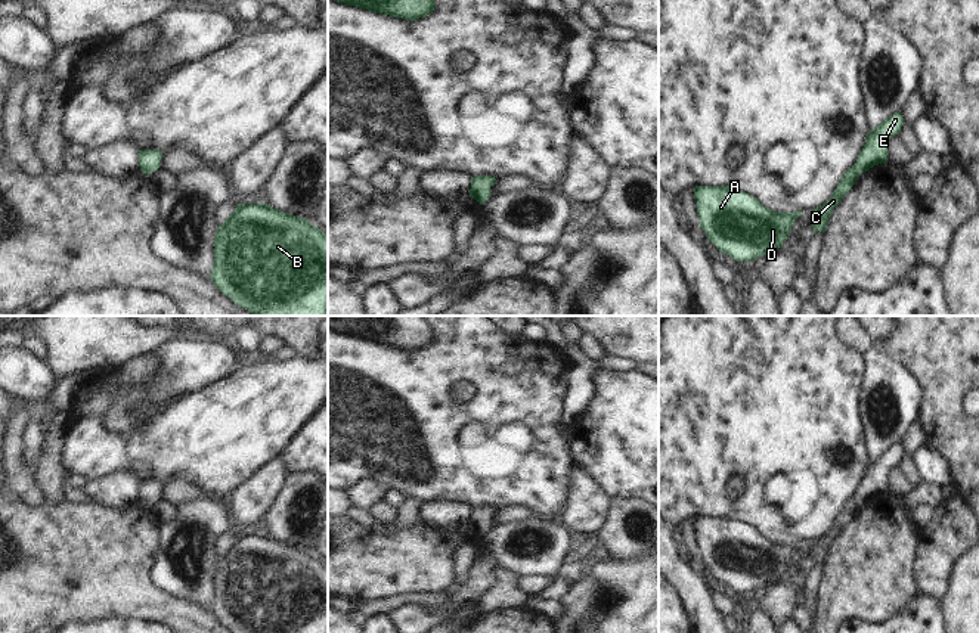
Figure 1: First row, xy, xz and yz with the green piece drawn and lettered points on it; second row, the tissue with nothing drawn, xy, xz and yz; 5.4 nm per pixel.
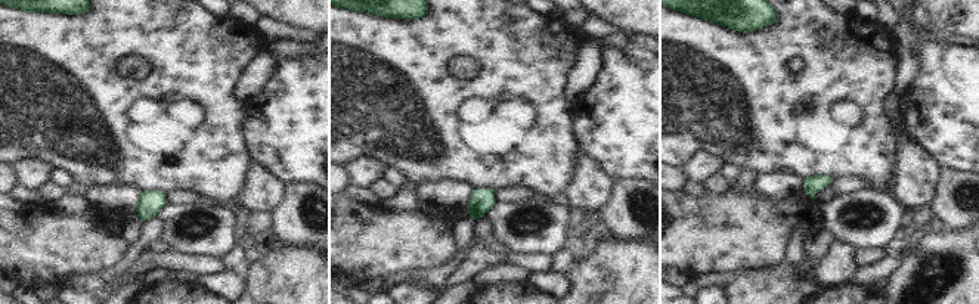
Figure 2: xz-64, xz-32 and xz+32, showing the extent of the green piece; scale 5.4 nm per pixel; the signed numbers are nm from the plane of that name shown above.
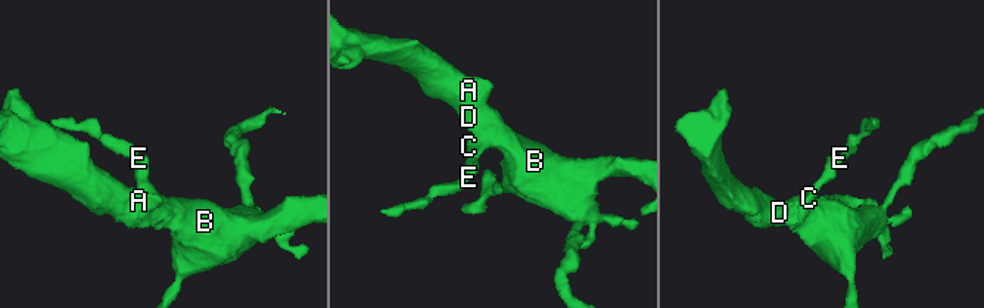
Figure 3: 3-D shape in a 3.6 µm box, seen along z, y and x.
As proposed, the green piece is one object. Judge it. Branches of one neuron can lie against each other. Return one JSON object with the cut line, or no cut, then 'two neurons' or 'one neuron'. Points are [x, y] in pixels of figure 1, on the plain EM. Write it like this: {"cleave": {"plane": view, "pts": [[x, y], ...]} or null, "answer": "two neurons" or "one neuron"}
{"cleave": null, "answer": "one neuron"}

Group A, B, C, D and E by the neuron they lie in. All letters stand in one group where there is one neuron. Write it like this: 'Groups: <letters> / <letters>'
Groups: A B C D E

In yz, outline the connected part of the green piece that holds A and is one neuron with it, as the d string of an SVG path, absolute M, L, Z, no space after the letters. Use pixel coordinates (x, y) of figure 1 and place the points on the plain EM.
M695 516L700 558L707 571L735 592L753 592L781 578L803 542L775 543L731 516Z

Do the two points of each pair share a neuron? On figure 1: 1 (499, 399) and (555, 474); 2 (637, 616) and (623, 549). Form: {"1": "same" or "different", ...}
{"1": "same", "2": "different"}

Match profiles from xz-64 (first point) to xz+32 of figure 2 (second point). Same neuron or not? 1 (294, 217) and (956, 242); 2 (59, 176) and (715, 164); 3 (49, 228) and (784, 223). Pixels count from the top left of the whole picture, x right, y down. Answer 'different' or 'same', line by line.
1: different
2: different
3: same

